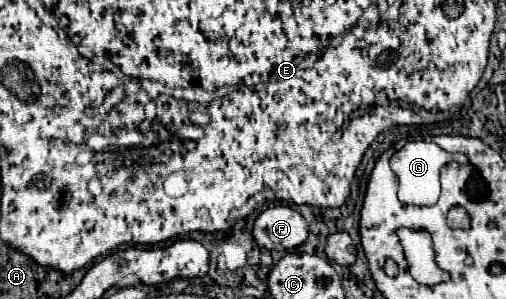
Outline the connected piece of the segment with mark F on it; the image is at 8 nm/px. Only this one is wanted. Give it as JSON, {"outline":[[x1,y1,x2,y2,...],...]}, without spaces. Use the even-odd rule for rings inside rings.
{"outline":[[289,206,267,208,253,226,255,242,267,250,293,250,301,246,307,236,309,226,305,218]]}

